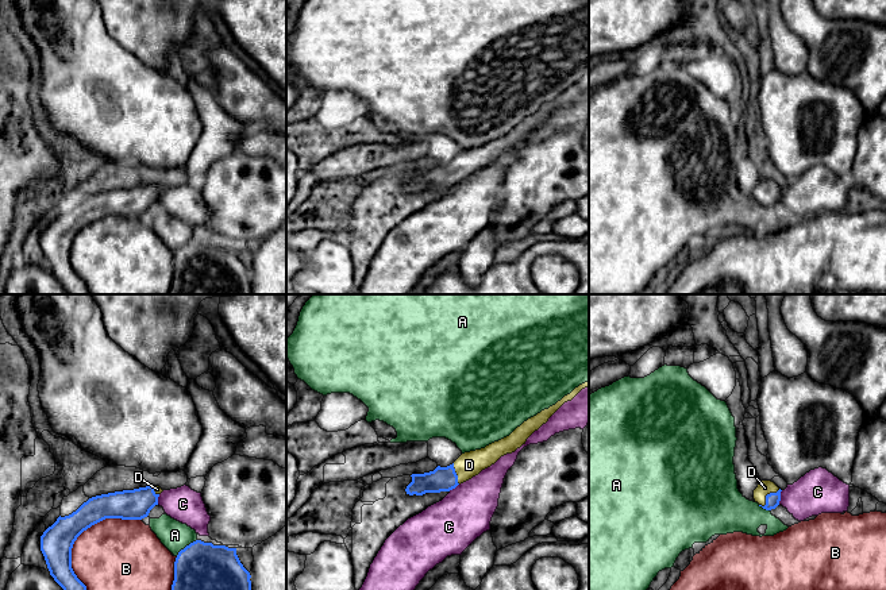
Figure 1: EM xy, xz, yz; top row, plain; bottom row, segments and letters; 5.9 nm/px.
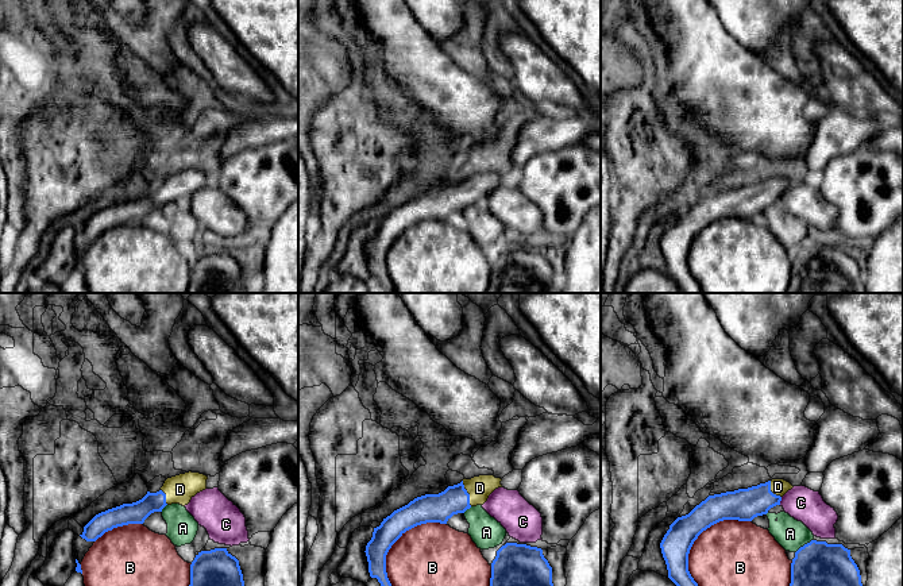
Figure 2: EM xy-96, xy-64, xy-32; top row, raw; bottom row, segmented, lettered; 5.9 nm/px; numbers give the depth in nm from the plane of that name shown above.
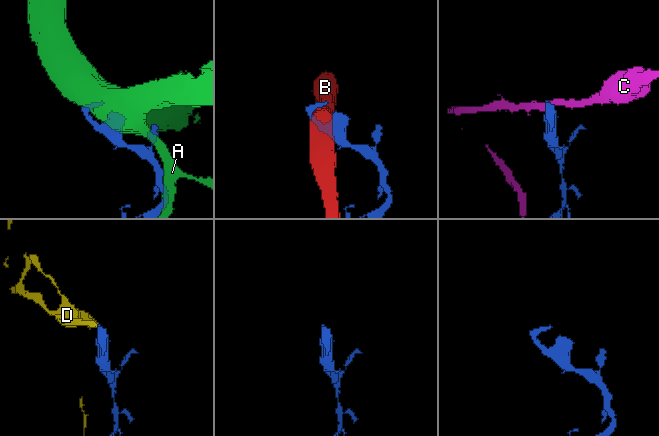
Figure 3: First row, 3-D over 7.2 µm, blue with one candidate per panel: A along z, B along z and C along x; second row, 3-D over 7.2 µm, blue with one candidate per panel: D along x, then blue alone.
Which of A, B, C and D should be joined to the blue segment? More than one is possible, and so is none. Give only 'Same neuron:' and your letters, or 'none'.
Same neuron: D

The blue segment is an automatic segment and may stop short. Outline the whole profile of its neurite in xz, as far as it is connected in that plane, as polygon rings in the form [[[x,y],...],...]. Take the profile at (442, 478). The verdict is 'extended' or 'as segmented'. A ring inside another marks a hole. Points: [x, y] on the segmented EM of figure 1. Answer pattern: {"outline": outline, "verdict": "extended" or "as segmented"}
{"outline": [[[589,382],[579,385],[555,405],[524,421],[509,436],[494,441],[485,448],[465,452],[447,467],[438,466],[429,473],[412,474],[412,482],[405,489],[407,494],[423,495],[425,493],[450,491],[458,485],[471,479],[482,470],[494,464],[501,456],[512,454],[525,444],[527,439],[543,424],[546,424],[565,402],[571,401],[582,389],[588,386]]], "verdict": "extended"}

